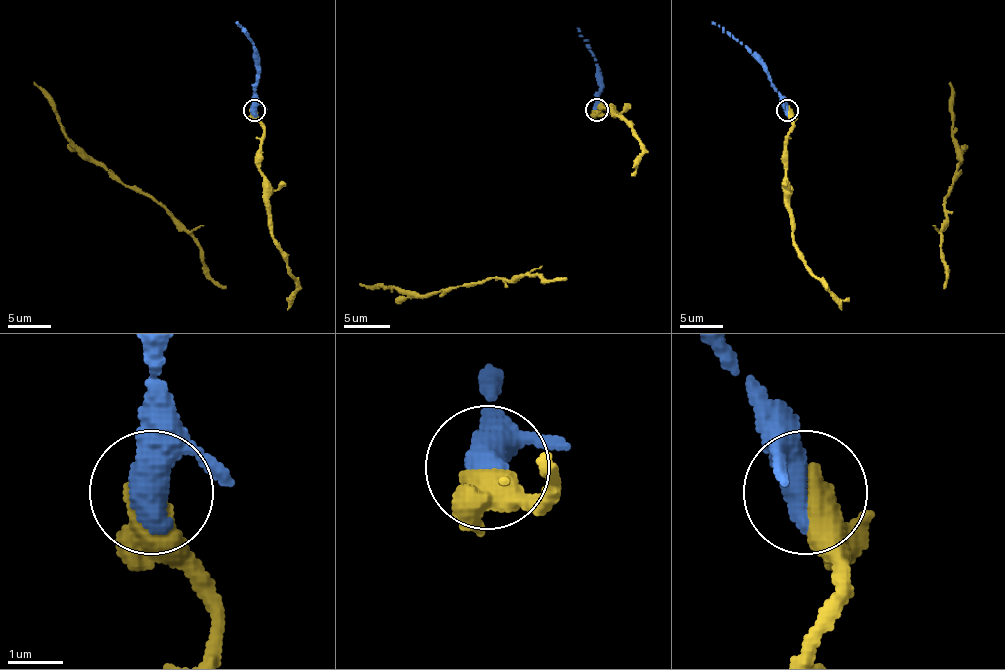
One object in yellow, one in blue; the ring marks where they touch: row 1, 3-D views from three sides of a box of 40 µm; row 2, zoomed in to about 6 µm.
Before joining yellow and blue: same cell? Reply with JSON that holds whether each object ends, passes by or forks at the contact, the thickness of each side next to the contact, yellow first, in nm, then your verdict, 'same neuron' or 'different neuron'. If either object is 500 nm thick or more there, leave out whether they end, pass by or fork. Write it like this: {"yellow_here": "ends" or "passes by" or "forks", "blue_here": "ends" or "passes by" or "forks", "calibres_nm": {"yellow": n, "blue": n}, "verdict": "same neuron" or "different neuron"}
{"calibres_nm": {"yellow": 650, "blue": 600}, "verdict": "same neuron"}

